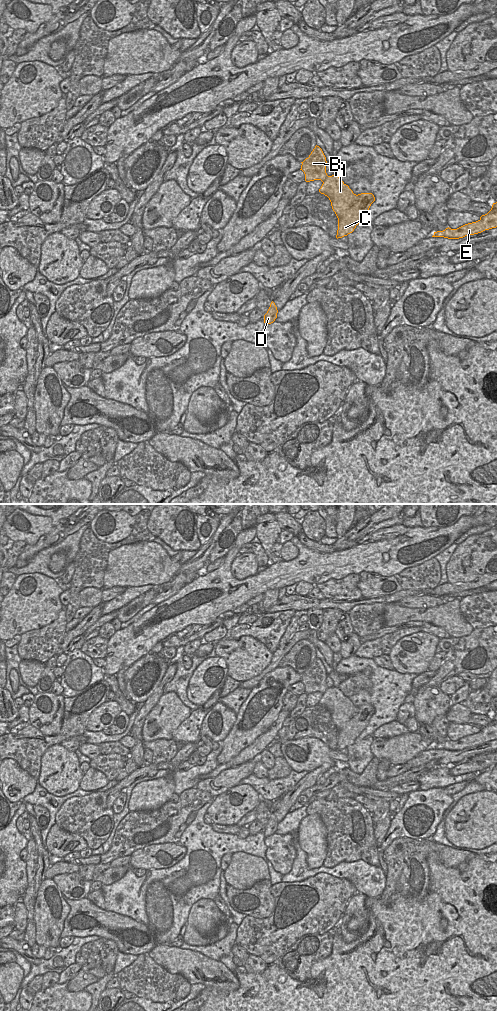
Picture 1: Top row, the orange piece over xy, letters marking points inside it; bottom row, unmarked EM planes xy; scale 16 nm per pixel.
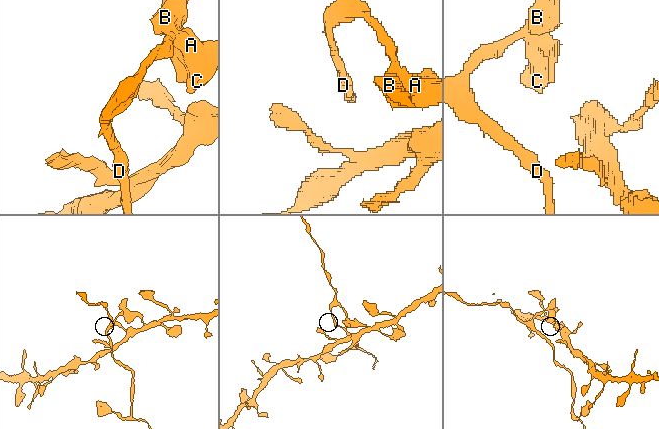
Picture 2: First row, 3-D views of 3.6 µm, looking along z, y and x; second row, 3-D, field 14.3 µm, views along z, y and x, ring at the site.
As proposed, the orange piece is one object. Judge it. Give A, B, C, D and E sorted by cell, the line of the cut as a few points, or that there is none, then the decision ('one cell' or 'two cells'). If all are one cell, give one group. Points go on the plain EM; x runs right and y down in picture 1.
A C E / B D | xy (328, 688), (323, 694) | two cells

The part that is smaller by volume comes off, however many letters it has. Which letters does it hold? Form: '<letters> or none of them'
B, D

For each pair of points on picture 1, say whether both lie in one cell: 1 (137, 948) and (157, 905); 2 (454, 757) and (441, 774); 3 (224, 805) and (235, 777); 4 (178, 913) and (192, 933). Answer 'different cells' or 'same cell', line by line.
1: different cells
2: different cells
3: different cells
4: different cells

